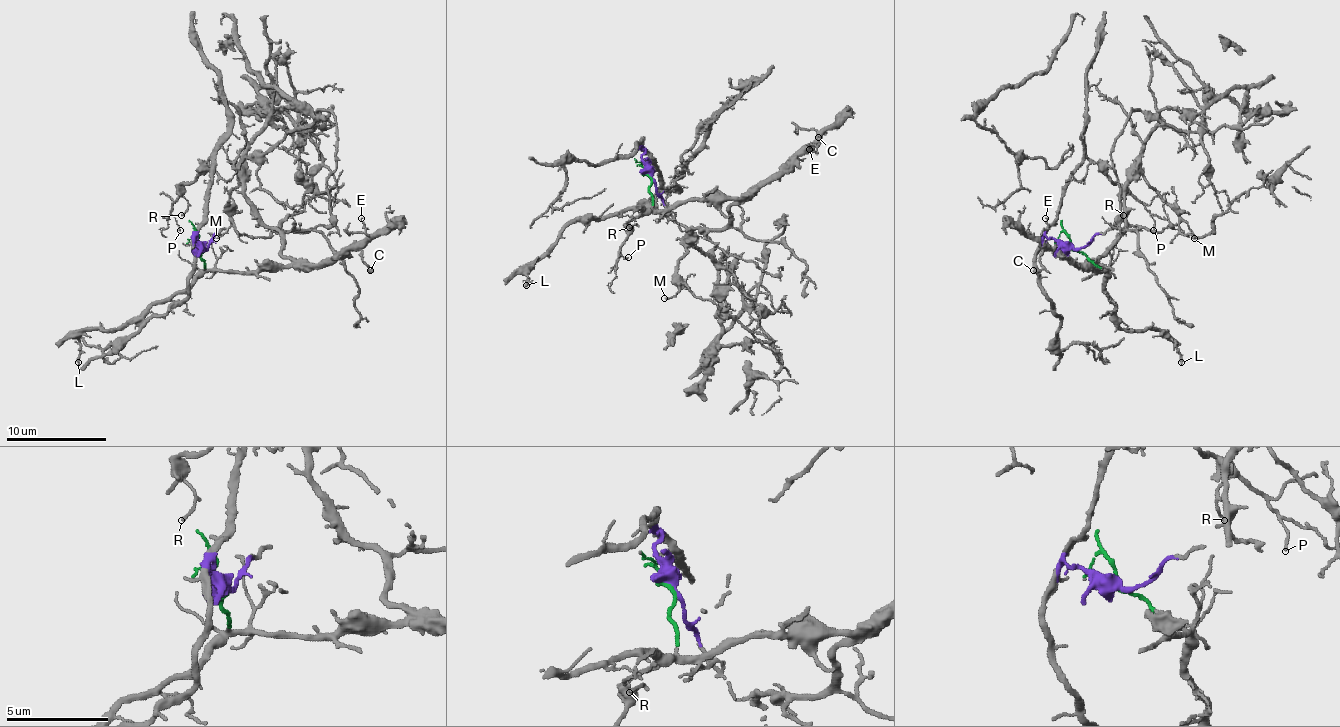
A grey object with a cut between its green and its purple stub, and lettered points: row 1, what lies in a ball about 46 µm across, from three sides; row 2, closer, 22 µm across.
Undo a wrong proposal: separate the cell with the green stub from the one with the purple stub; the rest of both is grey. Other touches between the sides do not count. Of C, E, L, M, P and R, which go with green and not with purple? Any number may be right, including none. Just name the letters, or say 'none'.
C, E, L, M

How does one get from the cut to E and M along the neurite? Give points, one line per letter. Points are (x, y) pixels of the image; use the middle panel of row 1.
E: (649, 176), (649, 194), (656, 209), (671, 209), (686, 201), (752, 196), (812, 144), (812, 151), (810, 149)
M: (649, 176), (656, 209), (739, 199), (719, 229), (691, 229), (676, 267), (679, 292), (664, 297)

